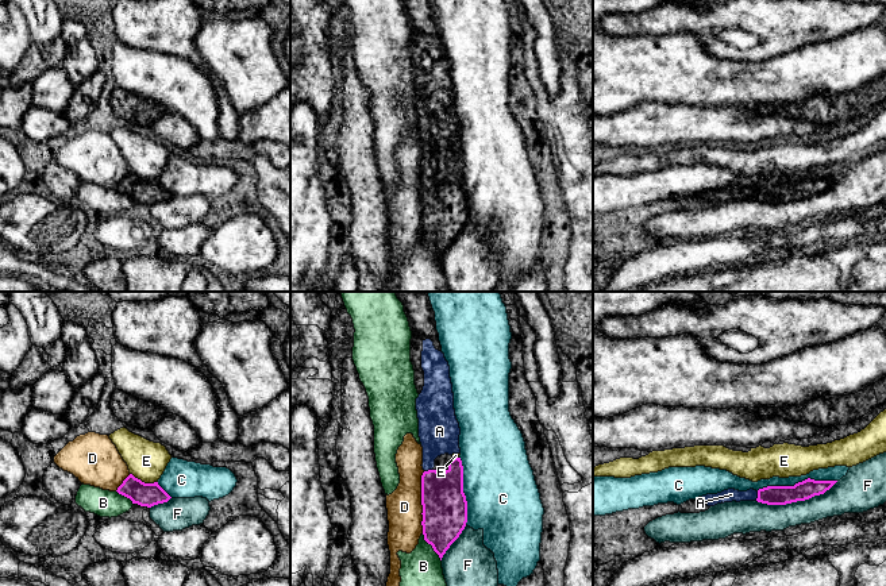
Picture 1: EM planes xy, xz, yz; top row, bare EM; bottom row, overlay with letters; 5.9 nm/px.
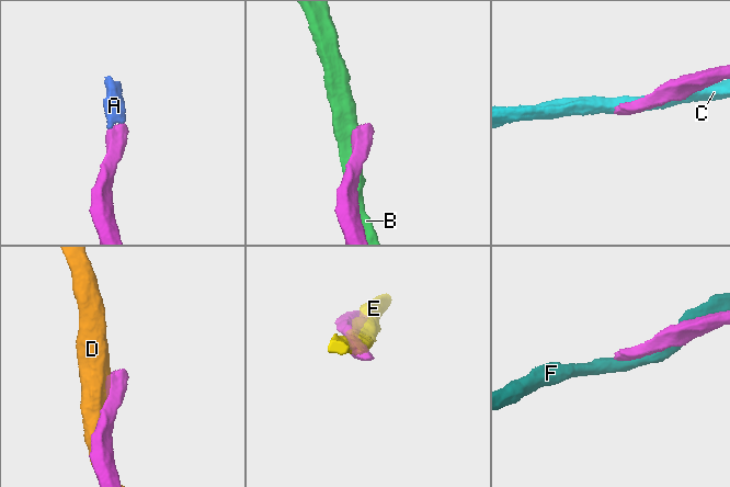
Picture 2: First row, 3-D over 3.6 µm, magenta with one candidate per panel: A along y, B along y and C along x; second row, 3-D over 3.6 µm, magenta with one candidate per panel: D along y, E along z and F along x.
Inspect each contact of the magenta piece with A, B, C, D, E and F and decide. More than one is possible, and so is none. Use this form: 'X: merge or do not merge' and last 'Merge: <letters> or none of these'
A: merge
B: do not merge
C: do not merge
D: do not merge
E: do not merge
F: do not merge
Merge: A

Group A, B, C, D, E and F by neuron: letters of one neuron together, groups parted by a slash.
A / B / C / D / E / F

